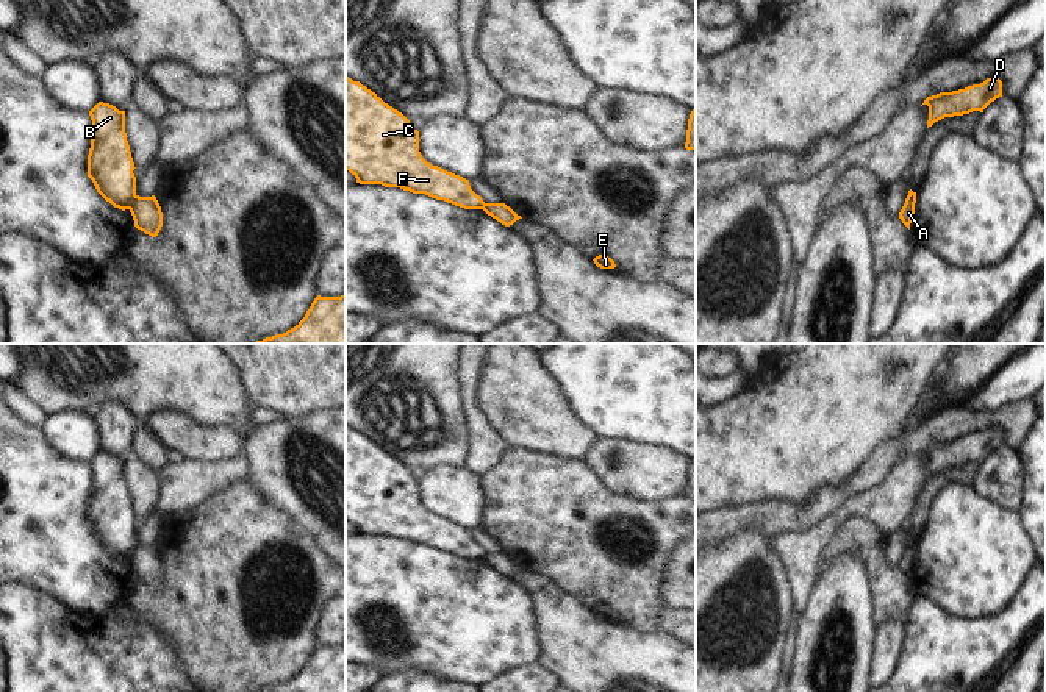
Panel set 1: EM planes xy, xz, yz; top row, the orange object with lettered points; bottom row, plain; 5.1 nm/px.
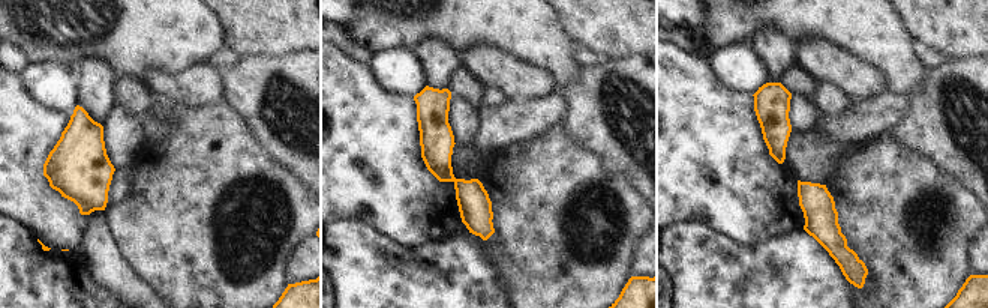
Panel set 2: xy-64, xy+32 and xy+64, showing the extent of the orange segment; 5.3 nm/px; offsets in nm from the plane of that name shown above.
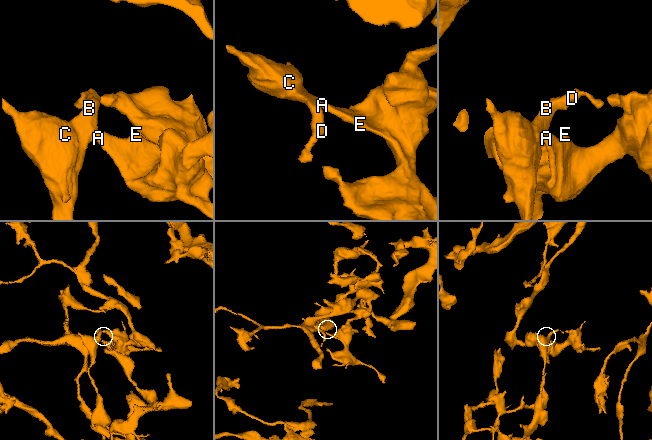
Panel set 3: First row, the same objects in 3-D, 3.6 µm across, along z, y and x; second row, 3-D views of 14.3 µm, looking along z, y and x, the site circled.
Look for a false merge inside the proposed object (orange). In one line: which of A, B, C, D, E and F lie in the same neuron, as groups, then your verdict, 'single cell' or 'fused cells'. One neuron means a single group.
A E / B C D F | fused cells

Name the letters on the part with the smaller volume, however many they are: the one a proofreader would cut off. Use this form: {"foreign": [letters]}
{"foreign": ["B", "C", "D", "F"]}

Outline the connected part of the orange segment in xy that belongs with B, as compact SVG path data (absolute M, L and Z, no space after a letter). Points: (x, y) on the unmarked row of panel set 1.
M99 451L89 461L92 489L88 526L97 542L114 558L130 559L136 548L134 512L125 483L125 461Z

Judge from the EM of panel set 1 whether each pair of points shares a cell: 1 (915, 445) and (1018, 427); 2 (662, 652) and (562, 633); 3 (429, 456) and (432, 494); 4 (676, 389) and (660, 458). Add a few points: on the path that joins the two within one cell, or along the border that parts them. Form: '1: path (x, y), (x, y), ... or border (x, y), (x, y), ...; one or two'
1: path (940, 427), (965, 420), (993, 420); one
2: path (637, 652), (587, 652); one
3: border (463, 466), (433, 466), (426, 472); two
4: border (627, 439), (637, 444), (665, 445), (679, 455); two

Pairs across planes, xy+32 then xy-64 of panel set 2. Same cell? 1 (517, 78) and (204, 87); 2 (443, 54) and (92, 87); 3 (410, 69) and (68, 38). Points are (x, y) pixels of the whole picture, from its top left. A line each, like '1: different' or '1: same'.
1: same
2: same
3: different

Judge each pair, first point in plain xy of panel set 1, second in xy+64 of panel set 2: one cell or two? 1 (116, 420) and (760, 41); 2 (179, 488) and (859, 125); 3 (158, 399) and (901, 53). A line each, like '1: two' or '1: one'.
1: one
2: one
3: one

